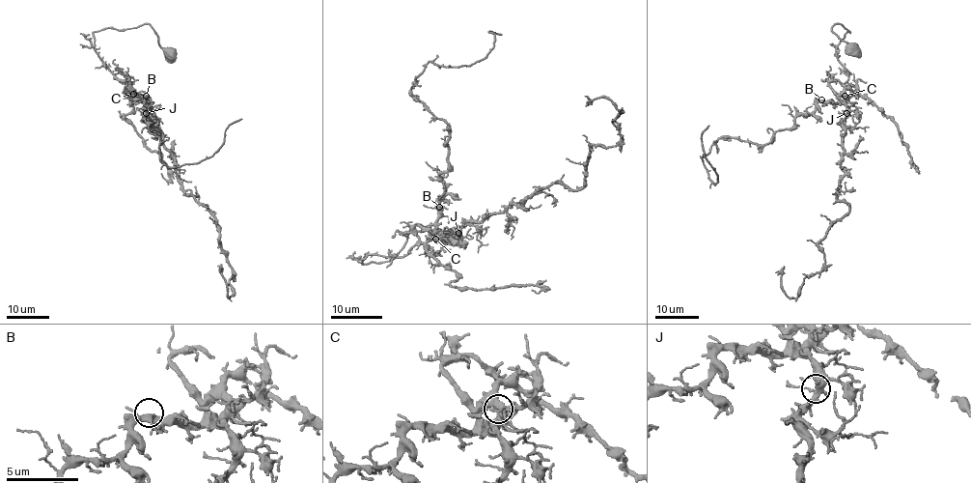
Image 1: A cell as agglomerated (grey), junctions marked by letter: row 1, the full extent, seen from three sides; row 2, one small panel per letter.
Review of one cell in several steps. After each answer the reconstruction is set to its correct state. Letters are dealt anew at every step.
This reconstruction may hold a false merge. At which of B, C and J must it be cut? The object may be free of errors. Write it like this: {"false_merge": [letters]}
{"false_merge": ["C"]}

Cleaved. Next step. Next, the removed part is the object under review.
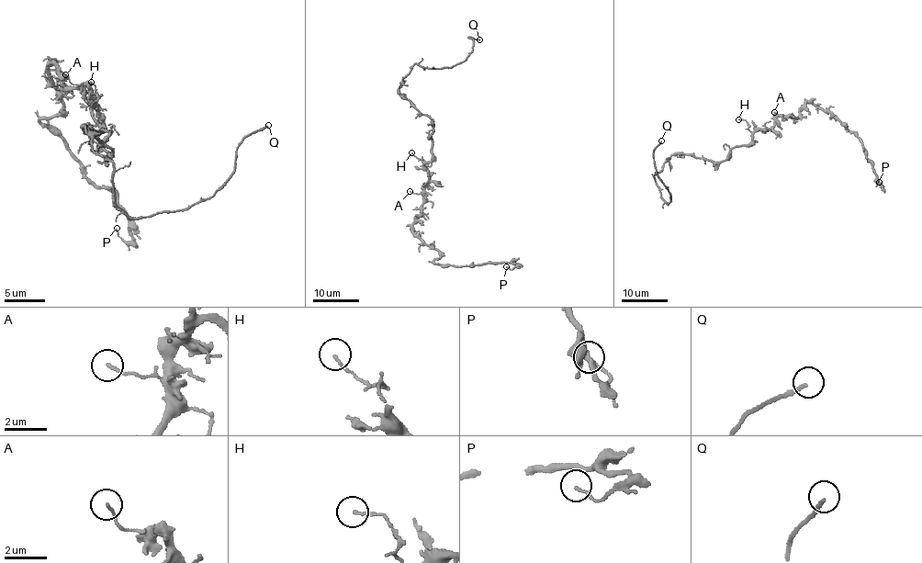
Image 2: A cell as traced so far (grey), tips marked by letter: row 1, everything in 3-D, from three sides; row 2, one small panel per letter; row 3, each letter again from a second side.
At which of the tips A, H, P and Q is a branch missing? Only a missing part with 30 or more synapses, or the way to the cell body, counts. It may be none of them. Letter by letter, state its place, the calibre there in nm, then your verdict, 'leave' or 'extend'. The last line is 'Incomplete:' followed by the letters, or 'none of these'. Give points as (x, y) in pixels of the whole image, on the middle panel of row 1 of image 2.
A: (410, 191) | 120 nm | leave
H: (411, 152) | 90 nm | leave
P: (506, 266) | 120 nm | leave
Q: (479, 39) | 170 nm | extend
Incomplete: Q

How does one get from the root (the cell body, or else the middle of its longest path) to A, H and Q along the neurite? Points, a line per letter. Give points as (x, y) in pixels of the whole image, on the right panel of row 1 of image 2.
A: (740, 145), (747, 146), (756, 131), (769, 129), (774, 125), (774, 120), (781, 116), (774, 112)
H: (740, 145), (747, 146), (752, 137), (746, 121), (738, 119)
Q: (740, 145), (720, 162), (672, 155), (655, 176), (666, 204), (671, 197), (653, 155), (661, 140)

